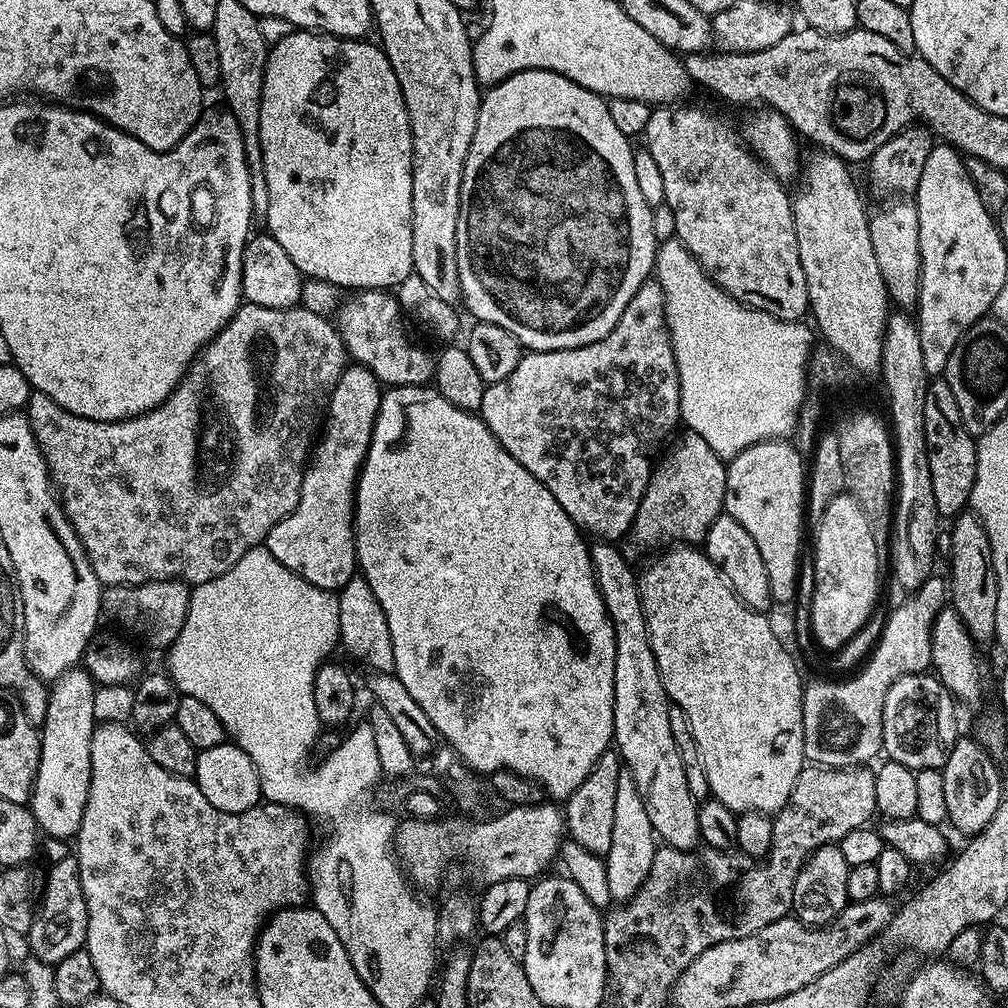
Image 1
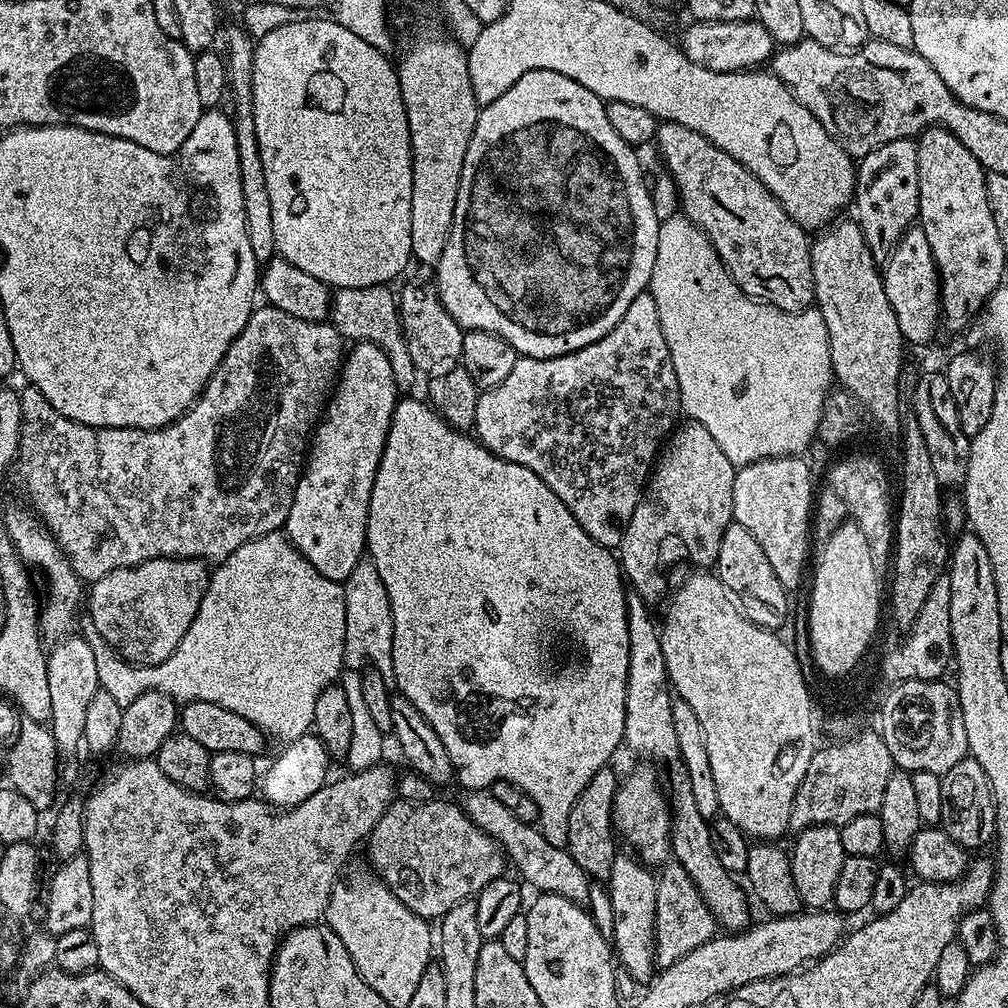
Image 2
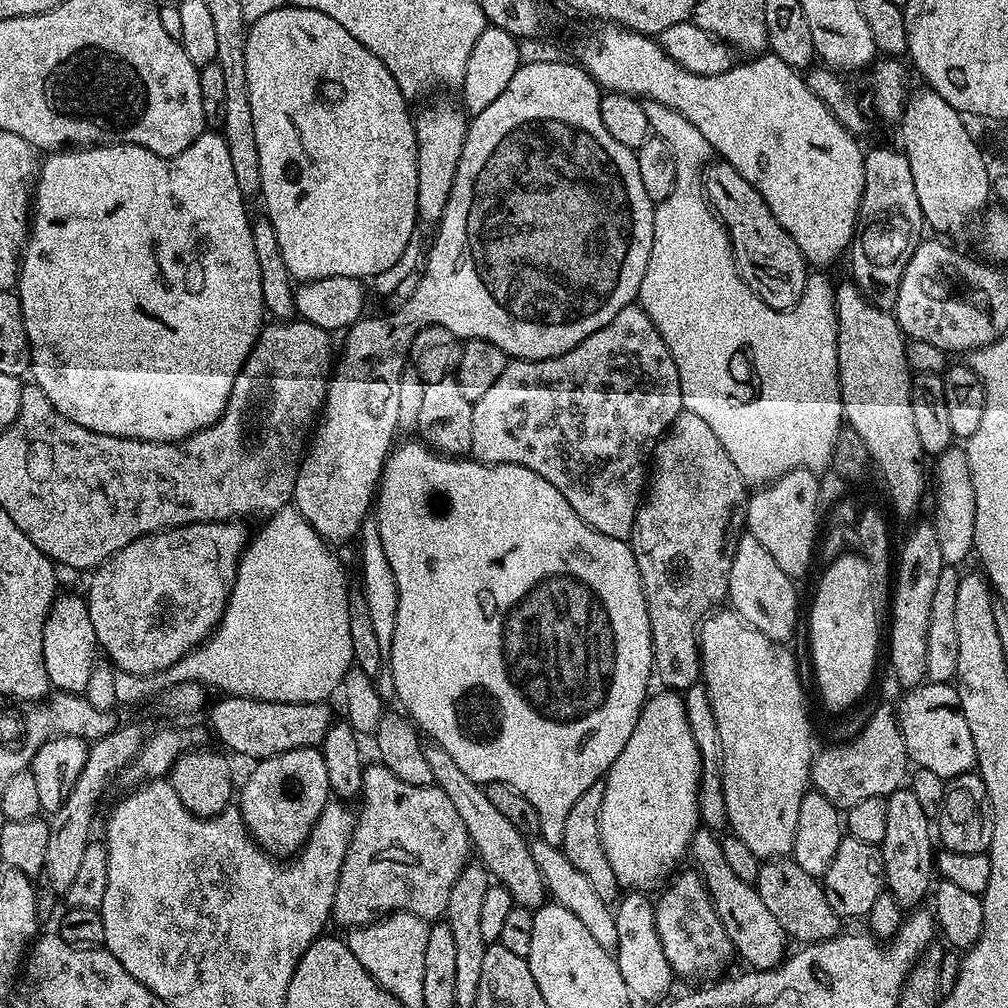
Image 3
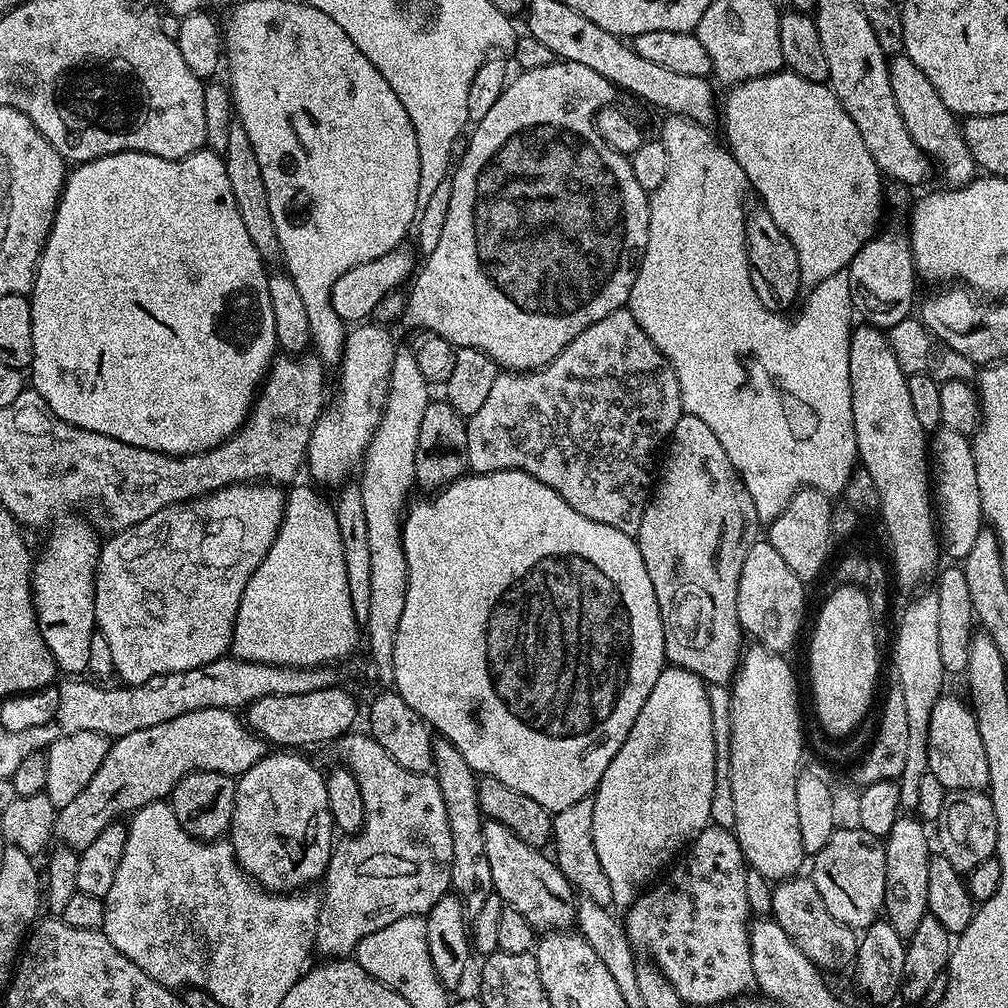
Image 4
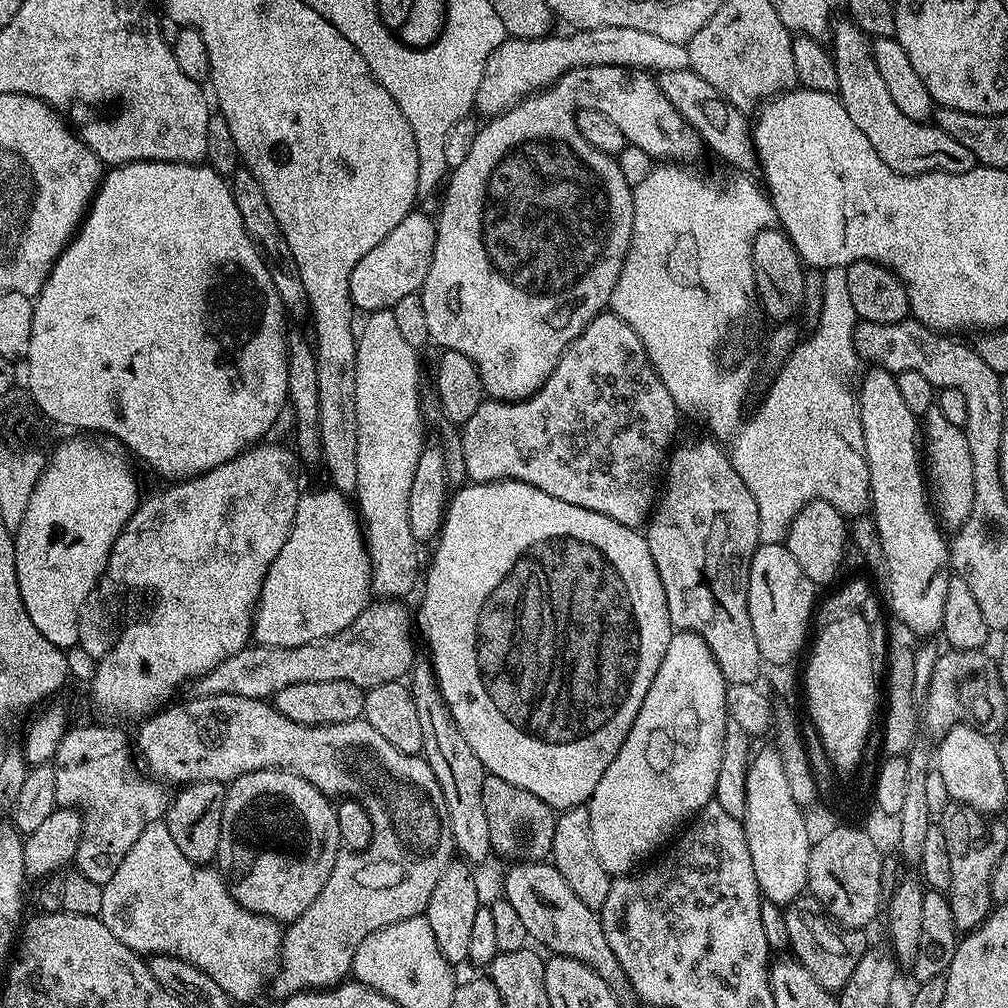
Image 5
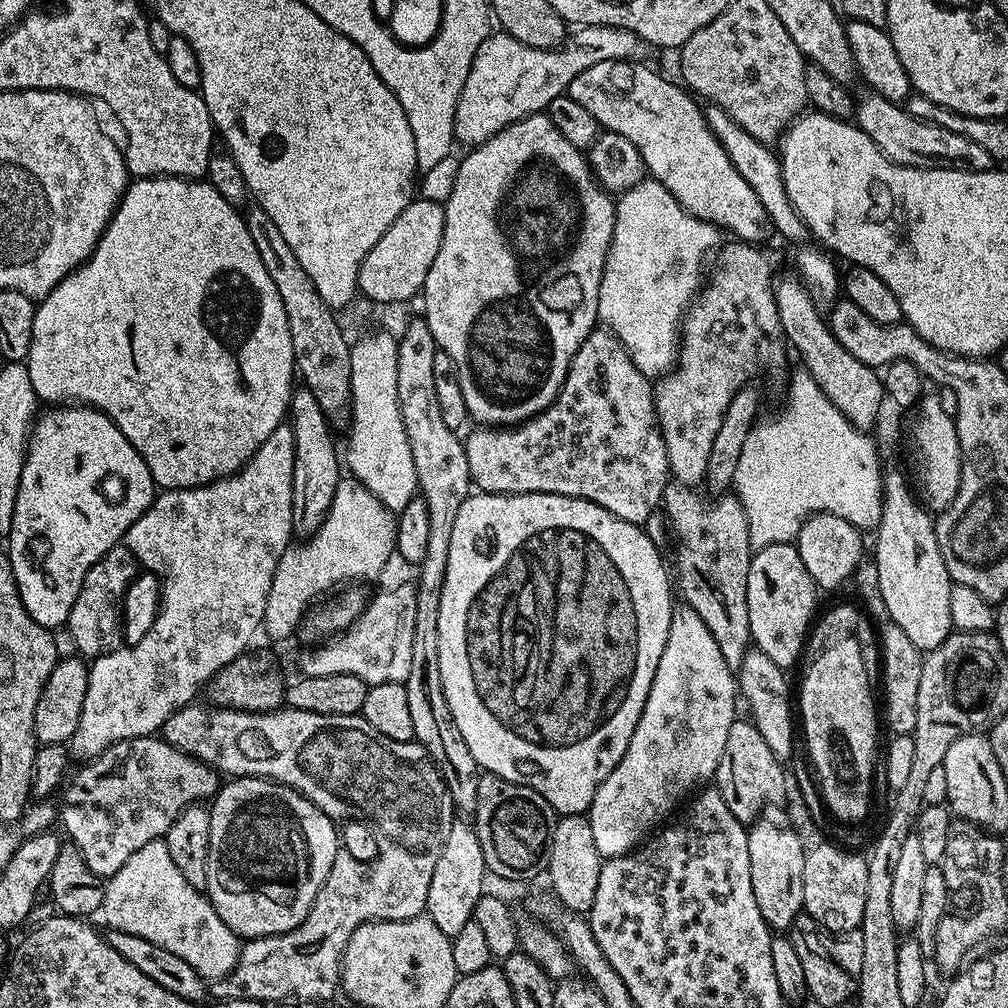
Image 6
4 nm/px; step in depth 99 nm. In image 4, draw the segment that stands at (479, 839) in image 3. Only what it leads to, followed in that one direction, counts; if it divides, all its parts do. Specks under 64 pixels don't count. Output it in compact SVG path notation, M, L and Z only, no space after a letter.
M485 819L482 839L490 862L492 891L507 907L518 910L518 914L522 914L522 918L526 918L526 922L530 922L530 926L540 934L568 930L575 925L577 893L551 855L534 846L526 846L518 834L506 830L506 826L497 820Z

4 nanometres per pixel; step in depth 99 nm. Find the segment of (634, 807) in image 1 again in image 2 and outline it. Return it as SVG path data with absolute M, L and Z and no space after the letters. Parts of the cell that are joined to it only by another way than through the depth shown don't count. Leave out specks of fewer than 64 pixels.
M618 854L614 858L614 870L606 889L613 906L614 928L610 937L614 945L614 956L619 967L624 968L636 980L651 981L657 971L656 963L656 876L649 865L635 855Z

